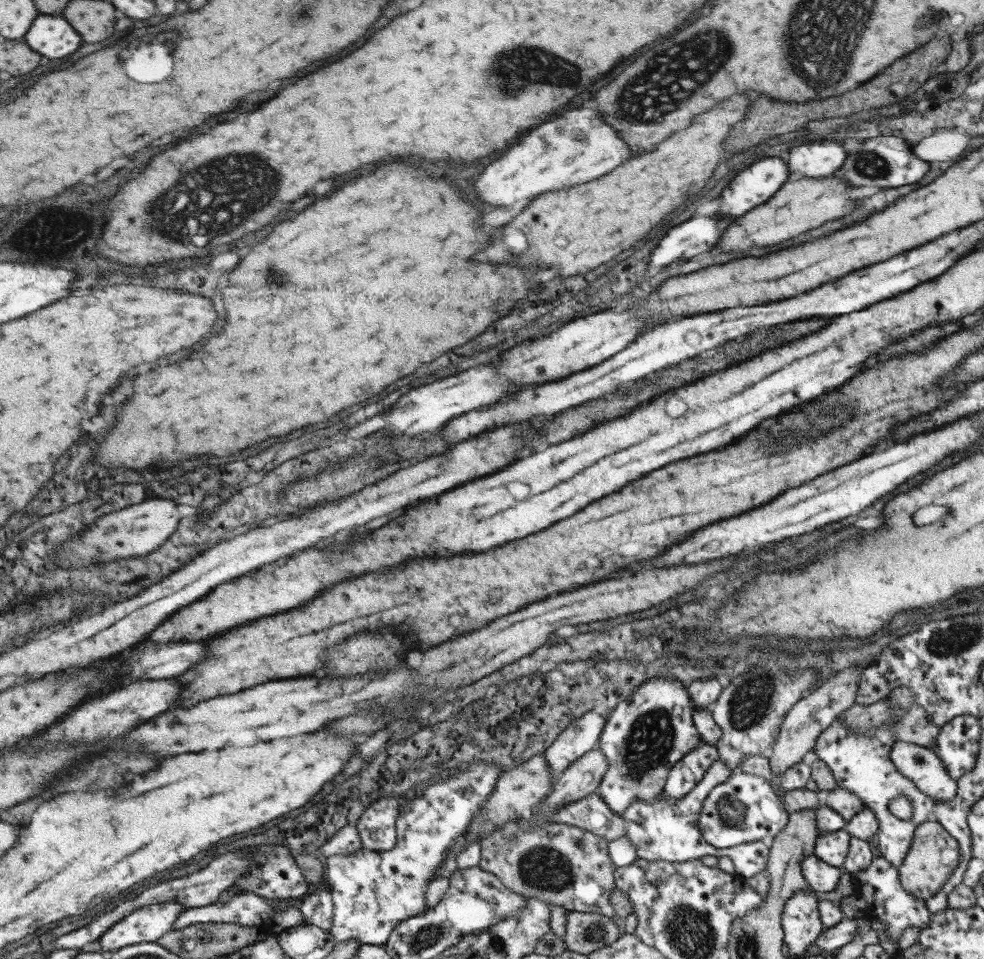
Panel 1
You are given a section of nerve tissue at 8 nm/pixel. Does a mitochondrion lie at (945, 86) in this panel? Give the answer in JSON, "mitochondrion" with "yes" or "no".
{"mitochondrion":"no"}

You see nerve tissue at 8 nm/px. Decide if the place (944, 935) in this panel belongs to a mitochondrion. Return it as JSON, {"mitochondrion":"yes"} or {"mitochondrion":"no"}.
{"mitochondrion":"no"}

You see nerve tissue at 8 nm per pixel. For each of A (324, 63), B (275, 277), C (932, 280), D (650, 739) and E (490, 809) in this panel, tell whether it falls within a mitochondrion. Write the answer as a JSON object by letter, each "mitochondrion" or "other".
{"A":"other","B":"mitochondrion","C":"other","D":"mitochondrion","E":"other"}

